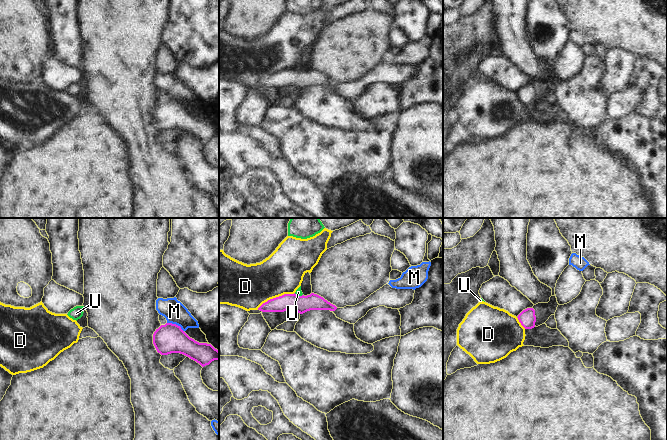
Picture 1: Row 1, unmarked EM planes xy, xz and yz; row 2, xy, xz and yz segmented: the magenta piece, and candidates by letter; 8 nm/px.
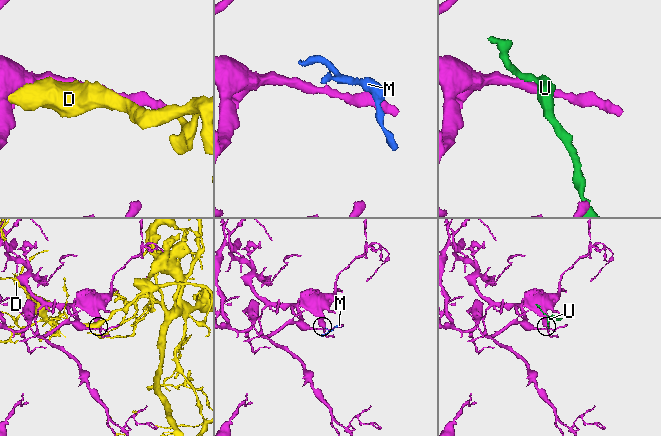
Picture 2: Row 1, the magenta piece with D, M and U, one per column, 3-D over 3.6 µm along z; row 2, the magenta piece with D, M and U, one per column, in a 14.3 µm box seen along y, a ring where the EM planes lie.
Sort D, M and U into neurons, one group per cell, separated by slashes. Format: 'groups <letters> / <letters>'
groups D / M U

